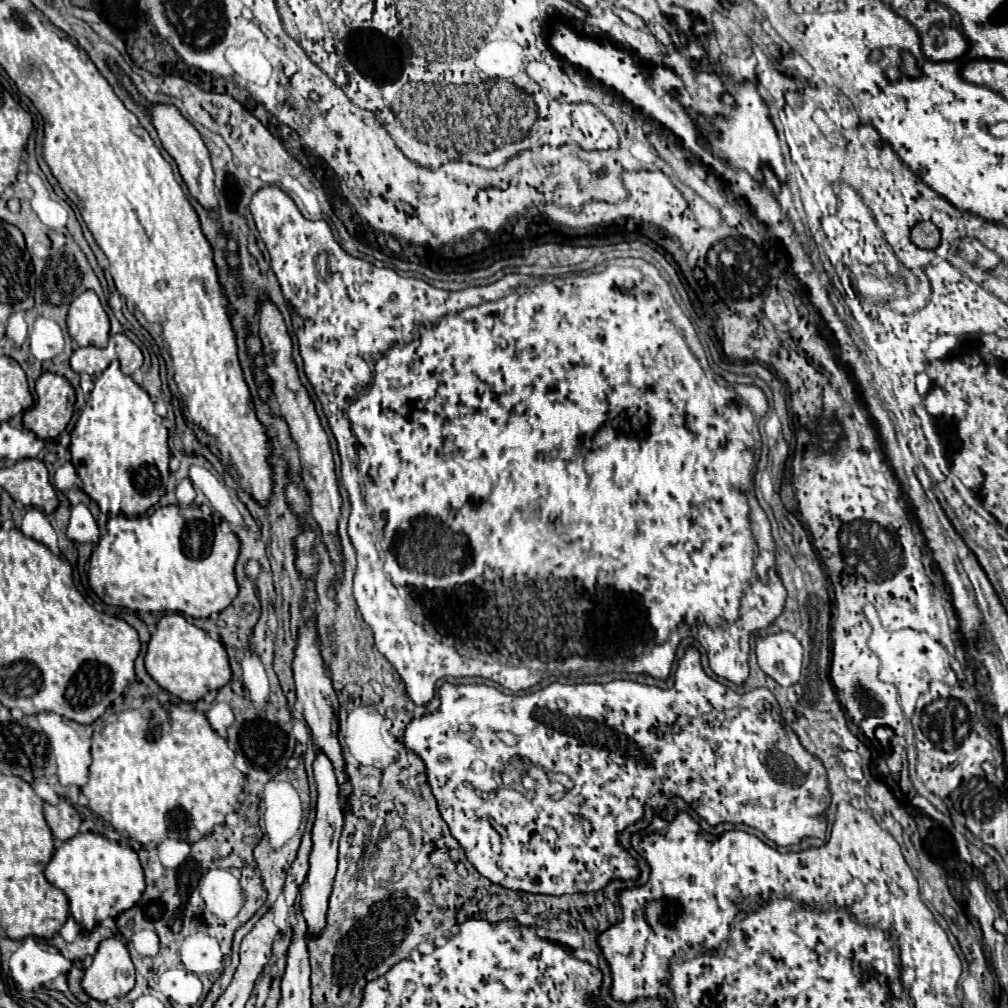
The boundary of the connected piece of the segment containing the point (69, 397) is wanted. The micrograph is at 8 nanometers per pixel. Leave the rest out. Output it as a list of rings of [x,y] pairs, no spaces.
[[[46,372],[36,380],[36,404],[24,412],[22,424],[40,440],[54,440],[70,422],[74,412],[74,388],[58,374]]]

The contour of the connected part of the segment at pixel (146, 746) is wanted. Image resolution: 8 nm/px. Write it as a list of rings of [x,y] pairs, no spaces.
[[[146,700],[142,708],[138,710],[126,710],[118,716],[116,722],[106,724],[106,728],[100,732],[100,738],[92,744],[92,764],[90,764],[90,780],[86,784],[86,798],[88,798],[88,808],[96,814],[102,816],[104,822],[112,824],[112,828],[116,832],[126,832],[130,838],[142,842],[142,844],[158,844],[166,838],[176,838],[182,840],[186,844],[194,844],[200,838],[204,838],[206,834],[210,834],[214,830],[214,826],[224,824],[226,814],[236,812],[238,808],[238,798],[242,794],[242,786],[244,786],[244,774],[234,766],[234,750],[228,746],[228,742],[224,738],[220,738],[212,728],[208,718],[202,712],[196,710],[180,710],[176,706],[172,708],[164,708],[160,702],[156,700]]]

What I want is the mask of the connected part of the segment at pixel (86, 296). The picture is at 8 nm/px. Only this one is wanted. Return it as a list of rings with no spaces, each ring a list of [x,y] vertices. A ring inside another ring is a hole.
[[[92,290],[80,294],[68,308],[68,334],[78,346],[104,348],[108,344],[110,322],[98,296]]]

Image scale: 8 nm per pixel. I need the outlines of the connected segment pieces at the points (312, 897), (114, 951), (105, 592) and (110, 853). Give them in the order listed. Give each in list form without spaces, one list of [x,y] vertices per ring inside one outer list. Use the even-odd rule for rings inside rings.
[[[316,754],[314,760],[314,778],[318,786],[318,804],[316,804],[316,820],[312,828],[312,852],[310,852],[310,868],[300,884],[300,914],[308,926],[308,938],[318,938],[326,926],[326,912],[328,912],[328,898],[332,892],[332,882],[336,876],[336,858],[338,858],[338,838],[344,828],[344,812],[342,812],[342,798],[338,796],[338,784],[332,770],[330,760],[324,754]]]
[[[108,938],[100,942],[94,962],[82,978],[82,988],[98,1002],[124,998],[134,988],[134,964],[120,940]]]
[[[162,506],[152,516],[126,518],[116,516],[106,524],[104,534],[90,558],[88,580],[98,598],[110,606],[133,612],[178,612],[192,618],[208,618],[222,612],[238,594],[234,564],[238,558],[238,538],[222,524],[206,520],[202,510],[194,506]]]
[[[80,832],[62,842],[44,874],[50,884],[66,894],[70,914],[84,932],[92,932],[96,924],[104,922],[106,918],[116,918],[124,910],[132,908],[144,892],[144,872],[138,854],[130,846],[108,842],[94,832]]]

